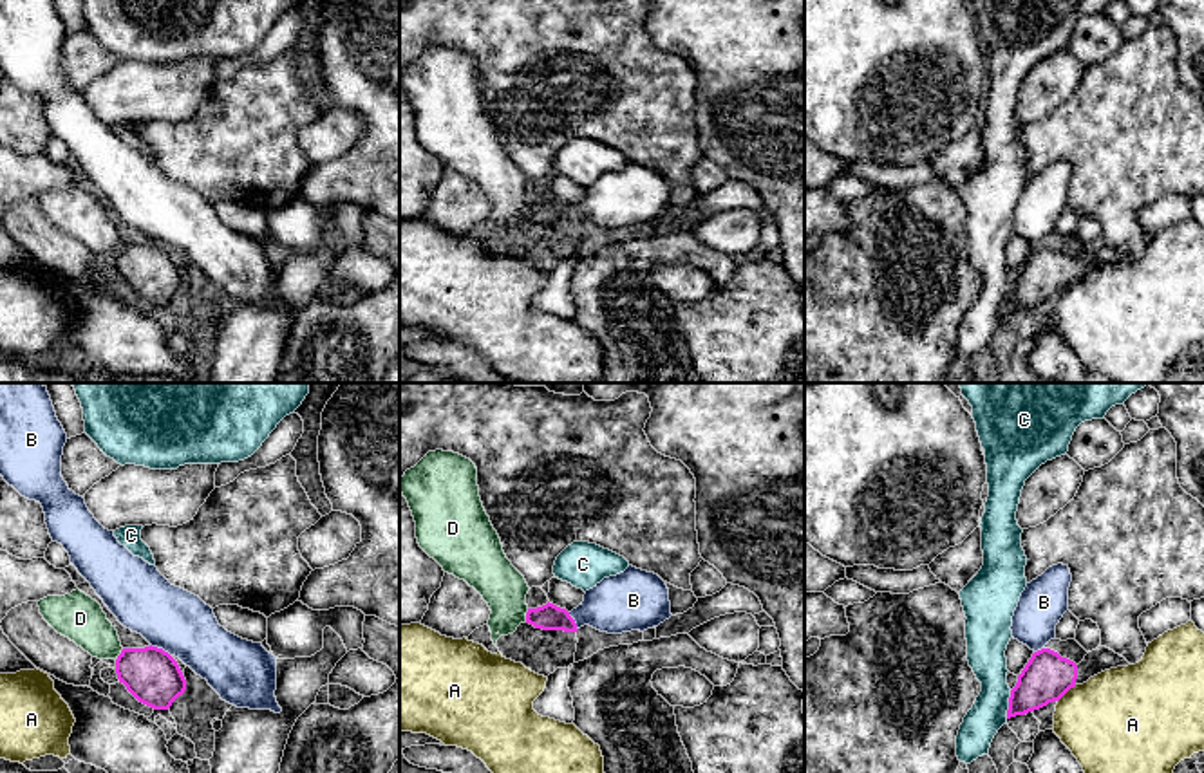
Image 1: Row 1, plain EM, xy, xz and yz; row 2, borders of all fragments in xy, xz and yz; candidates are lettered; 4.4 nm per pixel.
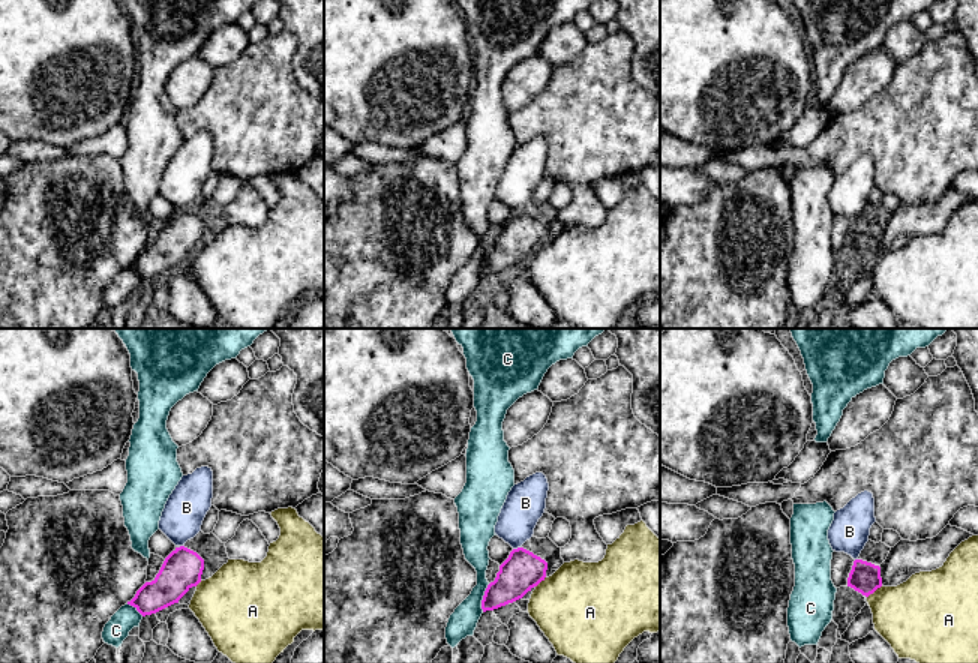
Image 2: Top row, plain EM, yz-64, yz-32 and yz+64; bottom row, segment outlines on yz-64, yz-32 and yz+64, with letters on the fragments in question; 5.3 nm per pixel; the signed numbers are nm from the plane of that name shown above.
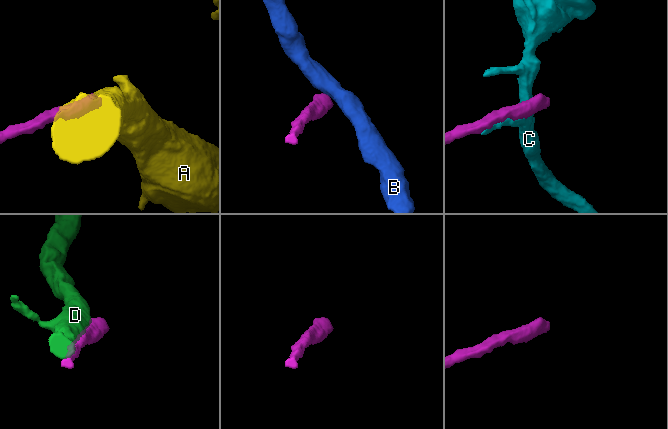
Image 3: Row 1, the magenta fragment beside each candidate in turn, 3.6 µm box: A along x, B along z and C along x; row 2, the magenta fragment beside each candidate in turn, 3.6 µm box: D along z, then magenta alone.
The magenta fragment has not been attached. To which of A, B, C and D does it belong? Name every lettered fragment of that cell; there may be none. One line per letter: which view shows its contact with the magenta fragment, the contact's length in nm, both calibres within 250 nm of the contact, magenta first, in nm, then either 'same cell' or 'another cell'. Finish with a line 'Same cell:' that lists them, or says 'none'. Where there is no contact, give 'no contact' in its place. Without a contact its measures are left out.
A: contact in yz; length 120 nm; calibres 220 and 440 nm; another cell
B: contact in xy; length 110 nm; calibres 240 and 280 nm; another cell
C: contact in yz; length 130 nm; calibres 220 and 170 nm; another cell
D: contact in xz; length 60 nm; calibres 120 and 200 nm; another cell
Same cell: none

